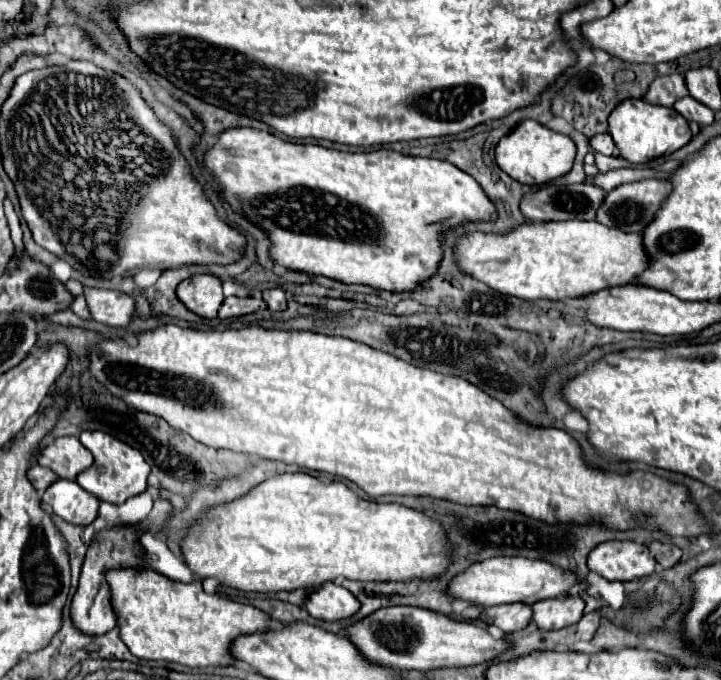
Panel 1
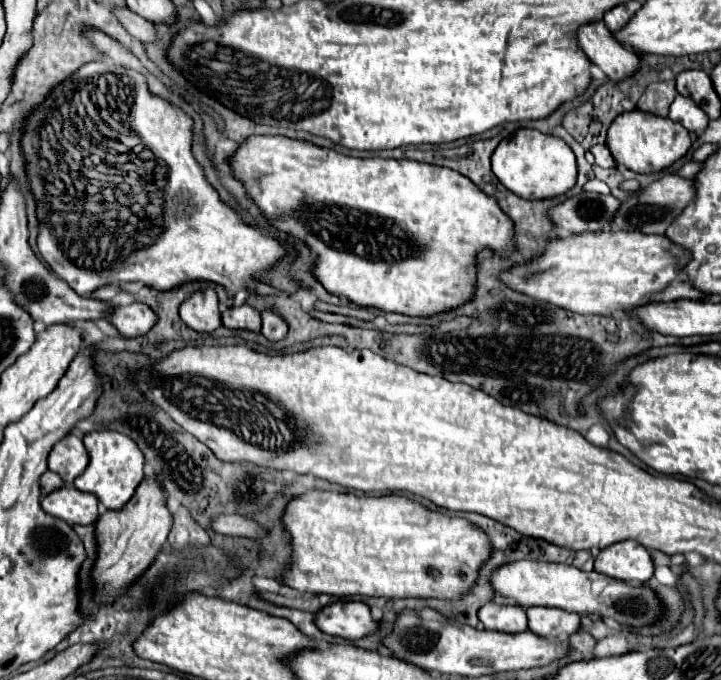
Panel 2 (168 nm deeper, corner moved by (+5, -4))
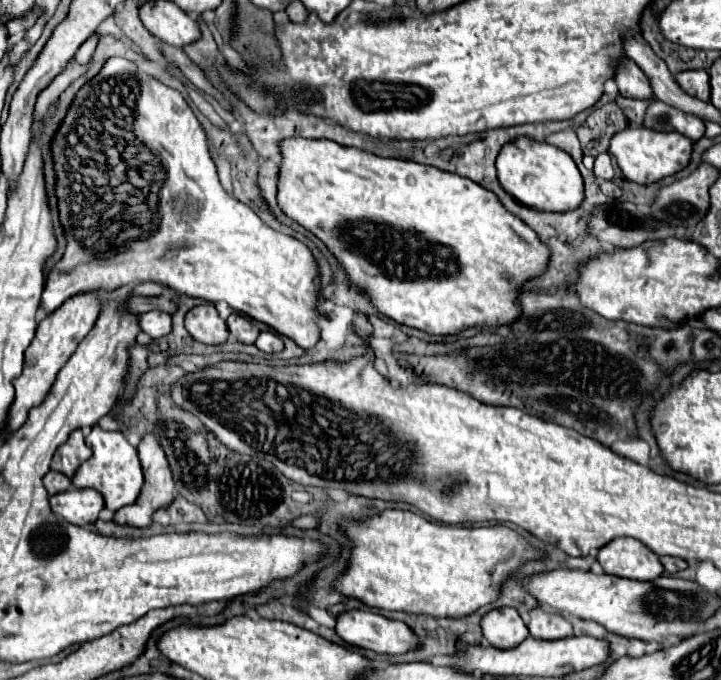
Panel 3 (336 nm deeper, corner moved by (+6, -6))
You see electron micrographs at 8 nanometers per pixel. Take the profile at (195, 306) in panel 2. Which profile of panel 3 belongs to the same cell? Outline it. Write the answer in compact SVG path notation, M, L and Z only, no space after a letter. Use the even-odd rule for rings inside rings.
M212 304L192 308L186 314L186 330L202 344L224 344L230 336L226 322Z

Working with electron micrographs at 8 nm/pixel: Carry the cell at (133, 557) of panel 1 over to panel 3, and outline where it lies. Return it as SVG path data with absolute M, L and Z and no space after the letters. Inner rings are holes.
M144 434L144 438L138 444L138 454L140 454L140 462L142 462L142 470L144 470L144 486L134 502L134 506L124 506L122 510L118 510L114 514L114 520L120 524L128 524L128 526L148 526L152 524L152 516L160 506L166 506L172 502L174 498L174 480L172 480L172 470L170 464L166 462L166 454L162 450L162 446L158 444L154 434Z

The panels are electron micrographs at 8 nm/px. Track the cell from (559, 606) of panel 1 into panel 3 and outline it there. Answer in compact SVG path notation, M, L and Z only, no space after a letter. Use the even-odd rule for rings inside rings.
M540 606L530 612L528 630L530 630L530 636L540 640L558 640L558 638L572 636L572 624L568 620L560 616L552 616L544 612Z

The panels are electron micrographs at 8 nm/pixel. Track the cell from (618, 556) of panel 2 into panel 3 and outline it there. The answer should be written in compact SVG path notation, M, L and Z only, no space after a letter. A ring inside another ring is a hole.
M616 538L608 542L600 548L598 562L604 566L606 574L632 580L654 580L664 572L660 558L634 538Z

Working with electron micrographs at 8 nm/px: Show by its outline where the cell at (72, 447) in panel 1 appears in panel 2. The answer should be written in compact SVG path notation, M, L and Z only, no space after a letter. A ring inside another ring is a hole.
M67 434L59 440L47 458L49 470L59 474L67 486L73 486L73 480L87 468L89 454L79 436Z

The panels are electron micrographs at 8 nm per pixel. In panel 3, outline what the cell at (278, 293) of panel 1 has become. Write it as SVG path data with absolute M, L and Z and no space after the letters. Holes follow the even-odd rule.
M272 330L260 332L260 336L258 336L258 340L256 340L256 346L258 346L258 350L262 350L262 352L282 352L282 350L284 350L282 338L280 338L276 332L272 332Z

